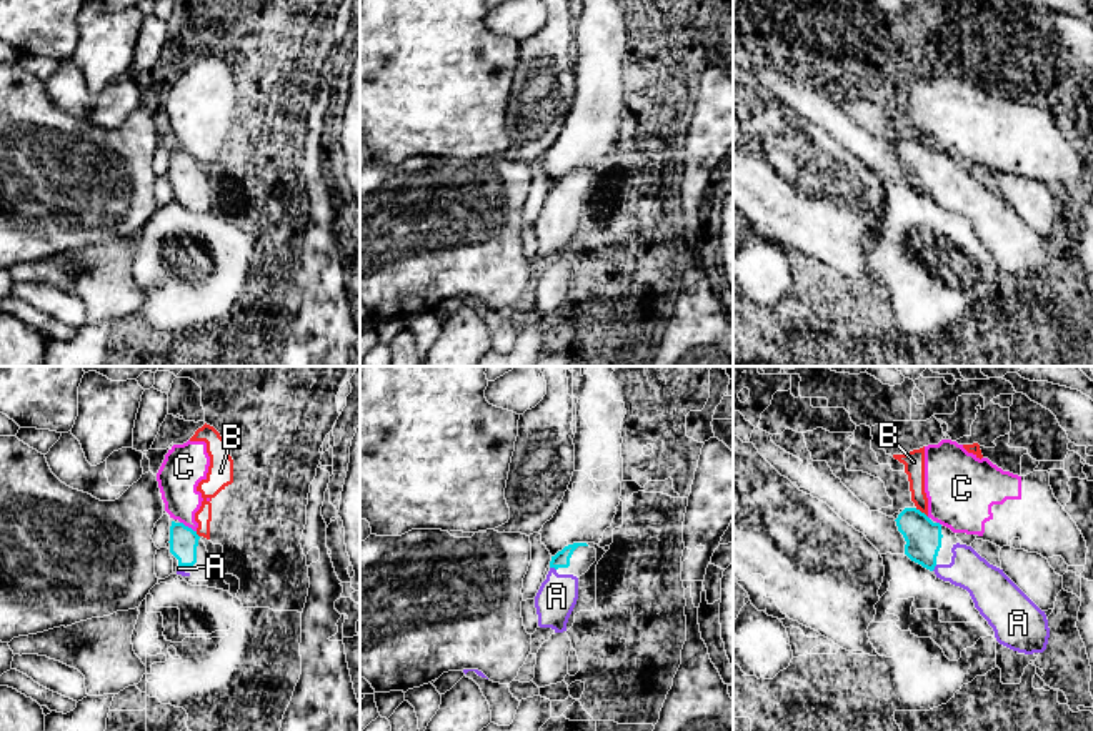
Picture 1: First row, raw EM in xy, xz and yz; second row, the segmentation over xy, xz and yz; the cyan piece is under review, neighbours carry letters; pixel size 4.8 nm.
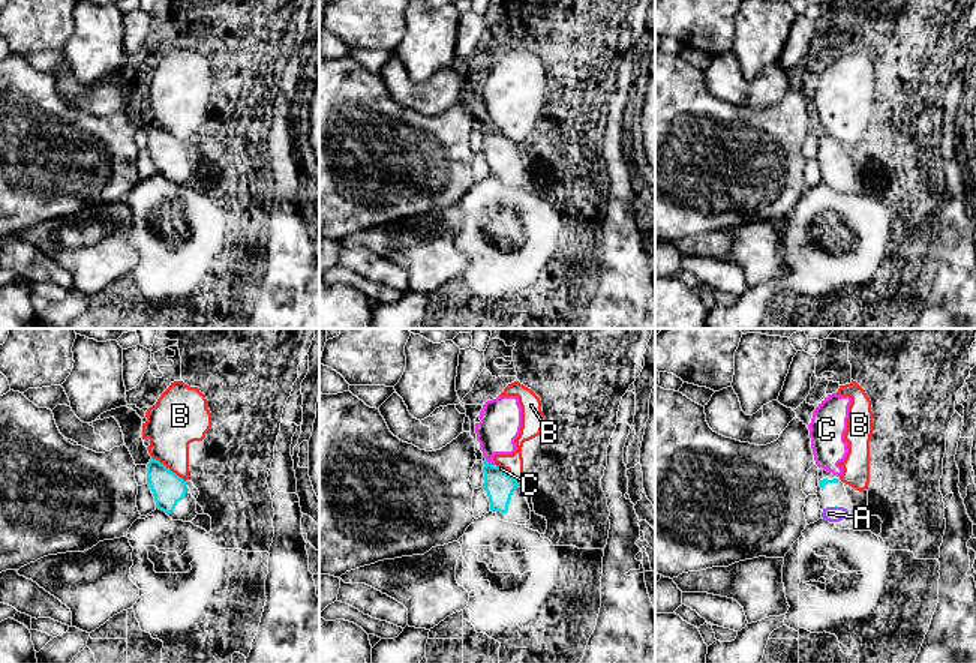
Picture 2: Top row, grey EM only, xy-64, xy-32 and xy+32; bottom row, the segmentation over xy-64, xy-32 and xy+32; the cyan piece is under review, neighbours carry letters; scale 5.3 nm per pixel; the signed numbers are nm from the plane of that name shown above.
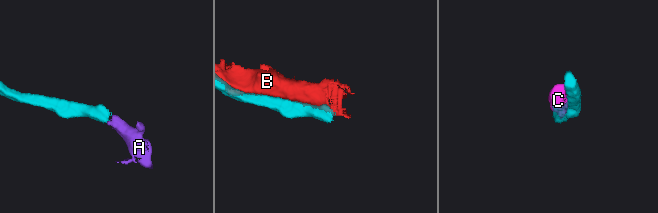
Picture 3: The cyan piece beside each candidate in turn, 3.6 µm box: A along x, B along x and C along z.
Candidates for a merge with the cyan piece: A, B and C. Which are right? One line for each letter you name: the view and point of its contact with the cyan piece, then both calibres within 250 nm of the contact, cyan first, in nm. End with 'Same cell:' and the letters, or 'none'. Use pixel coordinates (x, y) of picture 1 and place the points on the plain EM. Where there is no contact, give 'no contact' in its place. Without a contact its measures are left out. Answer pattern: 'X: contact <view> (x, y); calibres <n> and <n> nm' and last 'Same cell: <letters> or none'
A: contact xz (553, 193); calibres 80 and 190 nm
Same cell: A

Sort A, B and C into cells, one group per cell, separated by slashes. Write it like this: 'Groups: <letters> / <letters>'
Groups: A / B C

